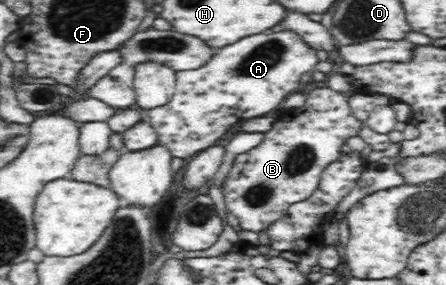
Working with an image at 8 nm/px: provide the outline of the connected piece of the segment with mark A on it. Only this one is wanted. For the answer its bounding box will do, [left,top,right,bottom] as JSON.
[147,28,319,159]

